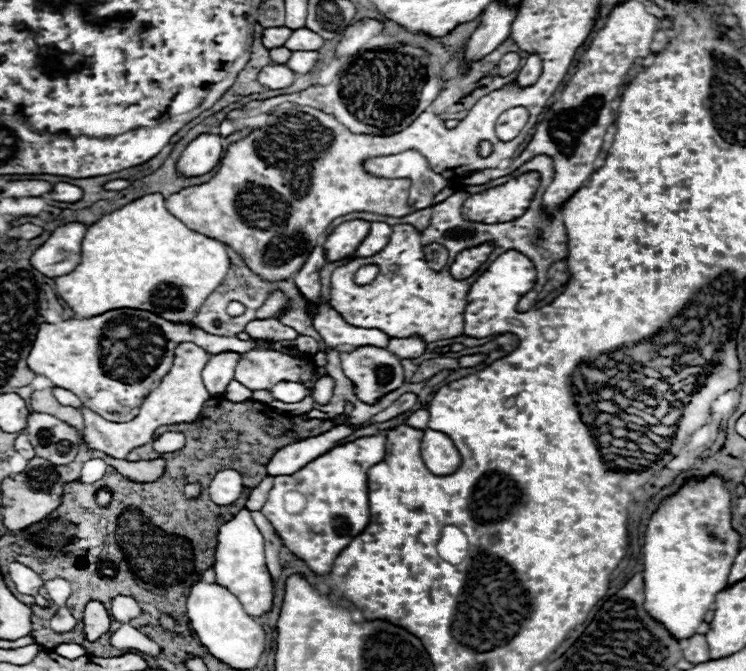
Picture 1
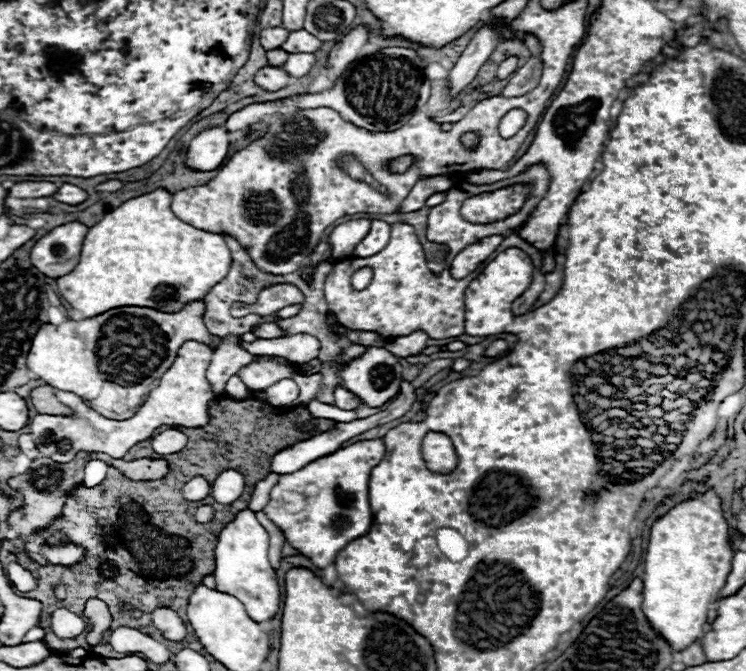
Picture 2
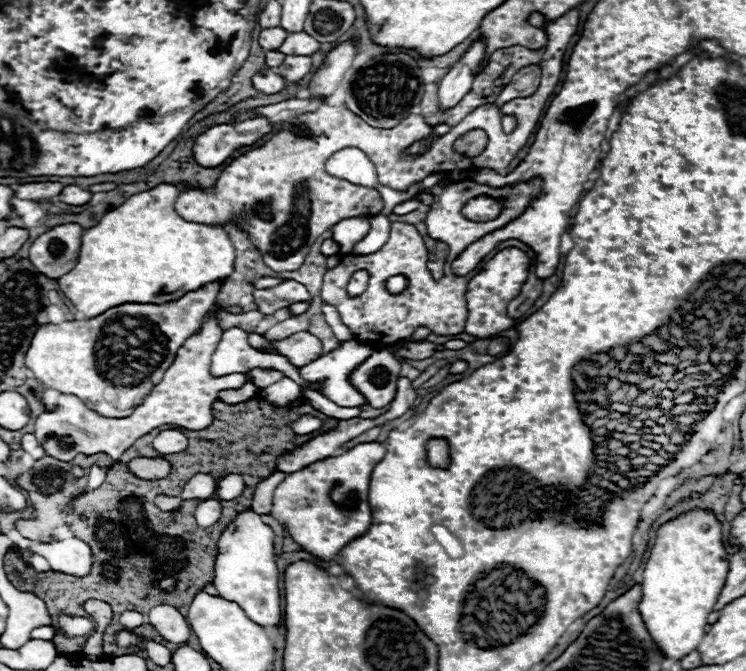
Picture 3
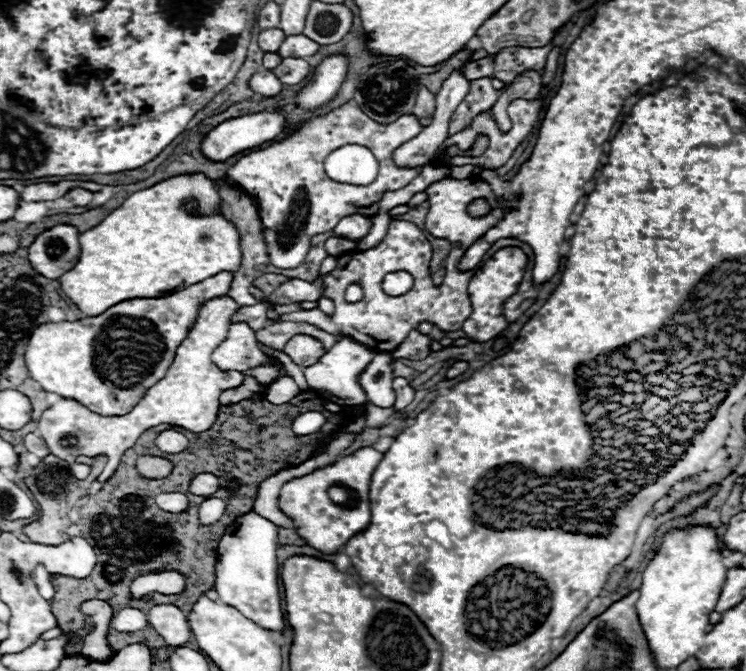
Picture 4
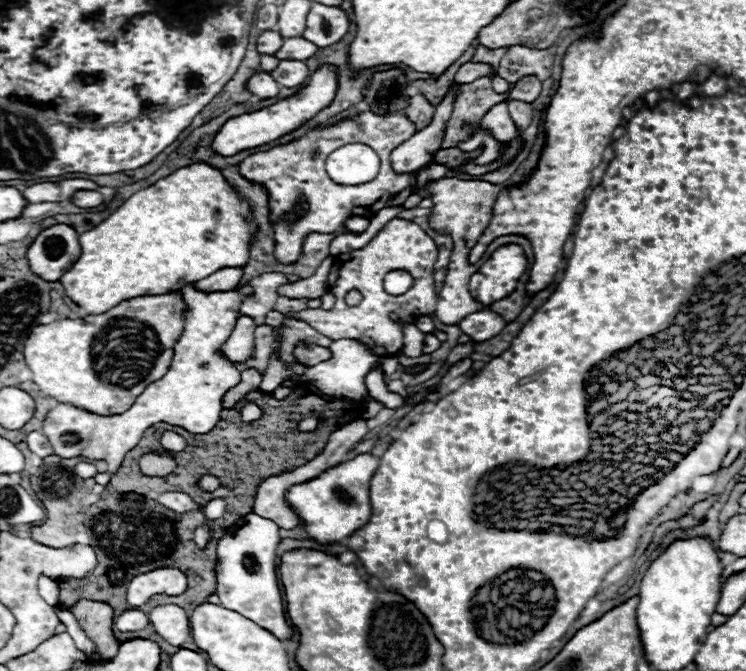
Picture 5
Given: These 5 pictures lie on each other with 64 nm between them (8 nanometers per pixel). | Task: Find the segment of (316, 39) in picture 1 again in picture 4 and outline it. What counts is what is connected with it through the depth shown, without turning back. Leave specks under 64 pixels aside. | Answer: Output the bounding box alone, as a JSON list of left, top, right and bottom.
[276,34,320,58]

